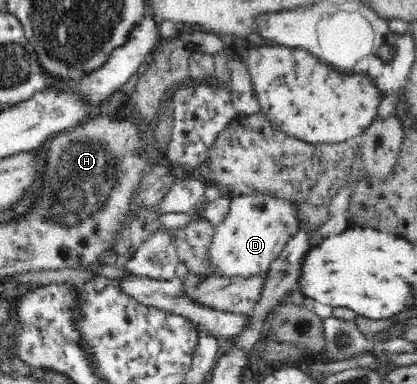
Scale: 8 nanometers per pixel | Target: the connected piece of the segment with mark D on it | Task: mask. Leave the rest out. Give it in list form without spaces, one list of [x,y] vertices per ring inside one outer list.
[[[258,191],[231,195],[228,217],[215,227],[215,239],[210,252],[214,275],[252,277],[258,273],[268,273],[272,261],[278,258],[288,243],[304,229],[303,217],[302,203],[291,198]]]

